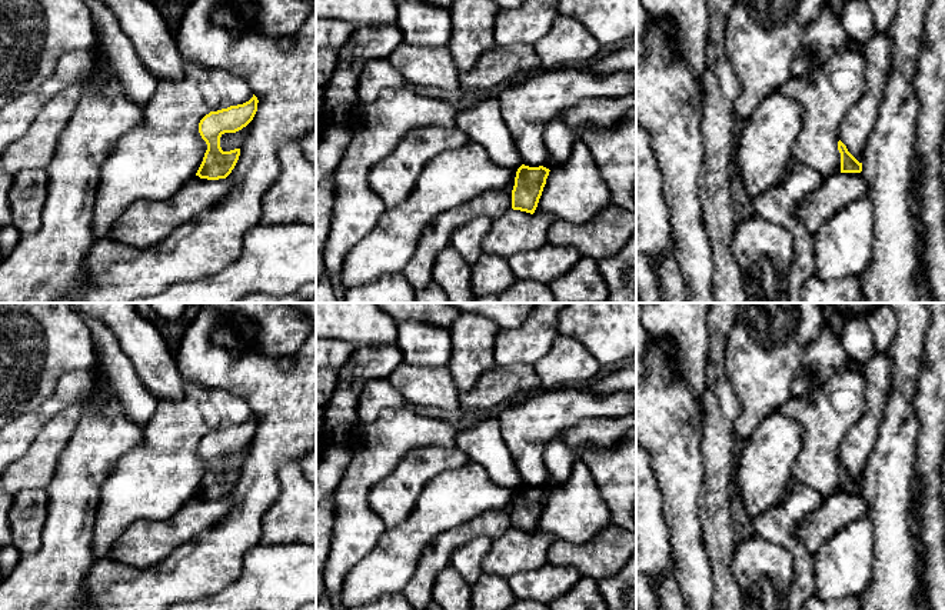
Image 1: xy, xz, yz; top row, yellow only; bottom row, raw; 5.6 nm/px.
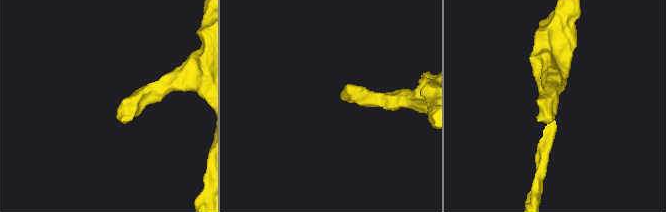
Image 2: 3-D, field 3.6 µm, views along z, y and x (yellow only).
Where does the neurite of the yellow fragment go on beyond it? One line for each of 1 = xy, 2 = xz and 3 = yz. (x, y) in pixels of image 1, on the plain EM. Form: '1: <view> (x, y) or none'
1: none
2: none
3: none

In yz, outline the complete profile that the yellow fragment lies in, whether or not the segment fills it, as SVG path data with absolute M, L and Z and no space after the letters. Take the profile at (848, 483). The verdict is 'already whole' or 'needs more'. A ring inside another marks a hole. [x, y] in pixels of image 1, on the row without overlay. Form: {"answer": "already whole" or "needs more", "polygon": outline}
{"answer": "already whole", "polygon": "M839 460L838 470L841 473L841 493L861 493L862 483L859 483L846 469L846 466Z"}

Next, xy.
{"answer": "already whole", "polygon": "M257 417L237 426L230 426L217 431L210 431L199 443L199 453L207 464L203 481L196 493L200 499L226 499L234 489L240 469L223 471L220 457L224 453L236 453L246 447L257 431Z"}

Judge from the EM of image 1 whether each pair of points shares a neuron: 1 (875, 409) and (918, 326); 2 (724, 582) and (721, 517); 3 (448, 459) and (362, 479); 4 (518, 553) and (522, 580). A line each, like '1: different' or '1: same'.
1: different
2: same
3: different
4: different

